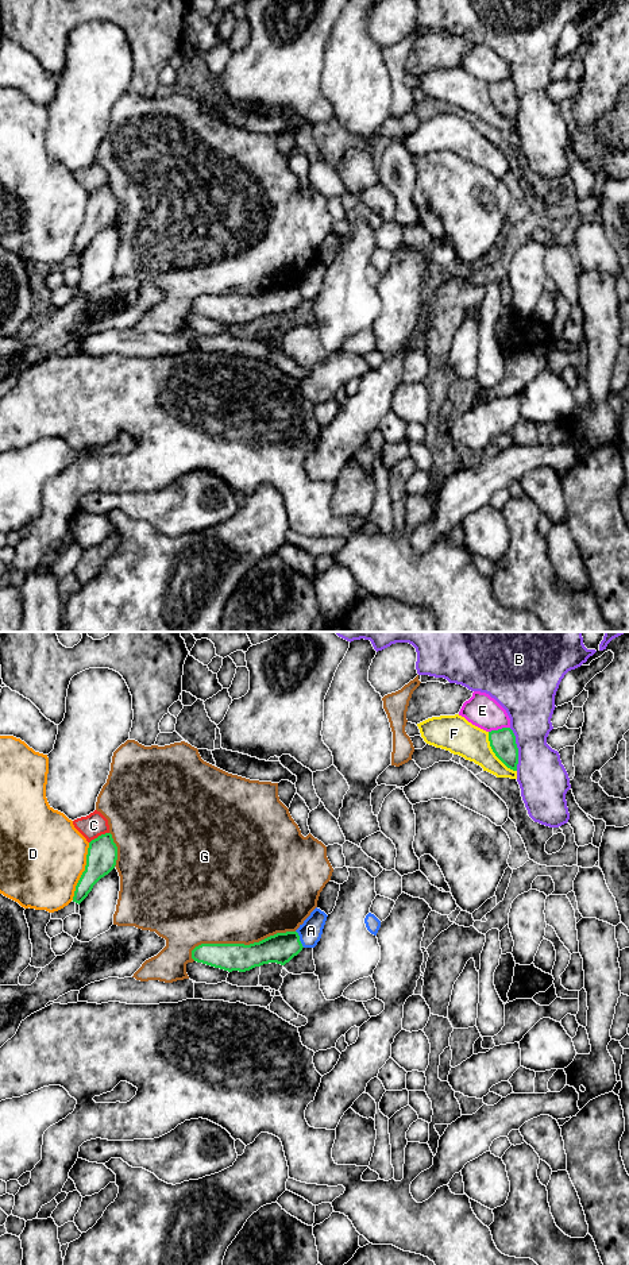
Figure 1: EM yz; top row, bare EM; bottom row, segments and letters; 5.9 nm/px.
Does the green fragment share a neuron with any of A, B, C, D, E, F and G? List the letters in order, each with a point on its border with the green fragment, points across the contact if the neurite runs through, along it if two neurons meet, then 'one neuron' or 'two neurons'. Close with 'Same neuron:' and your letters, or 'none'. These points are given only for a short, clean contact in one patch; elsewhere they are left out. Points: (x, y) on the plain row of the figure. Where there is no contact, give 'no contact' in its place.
A: contact yz (298, 290); border yz (296, 282), (304, 299); two neurons
B: contact yz (517, 101); two neurons
C: contact yz (99, 188); border yz (108, 184), (89, 195); two neurons
D: contact yz (84, 223); two neurons
E: contact yz (498, 81); two neurons
F: contact yz (494, 104); border yz (487, 84), (491, 103), (508, 119), (516, 123); two neurons
G: contact yz (239, 296); two neurons
Same neuron: none

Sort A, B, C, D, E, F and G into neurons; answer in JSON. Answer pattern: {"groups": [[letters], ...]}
{"groups": [["A"], ["B"], ["C"], ["D"], ["E"], ["F"], ["G"]]}

